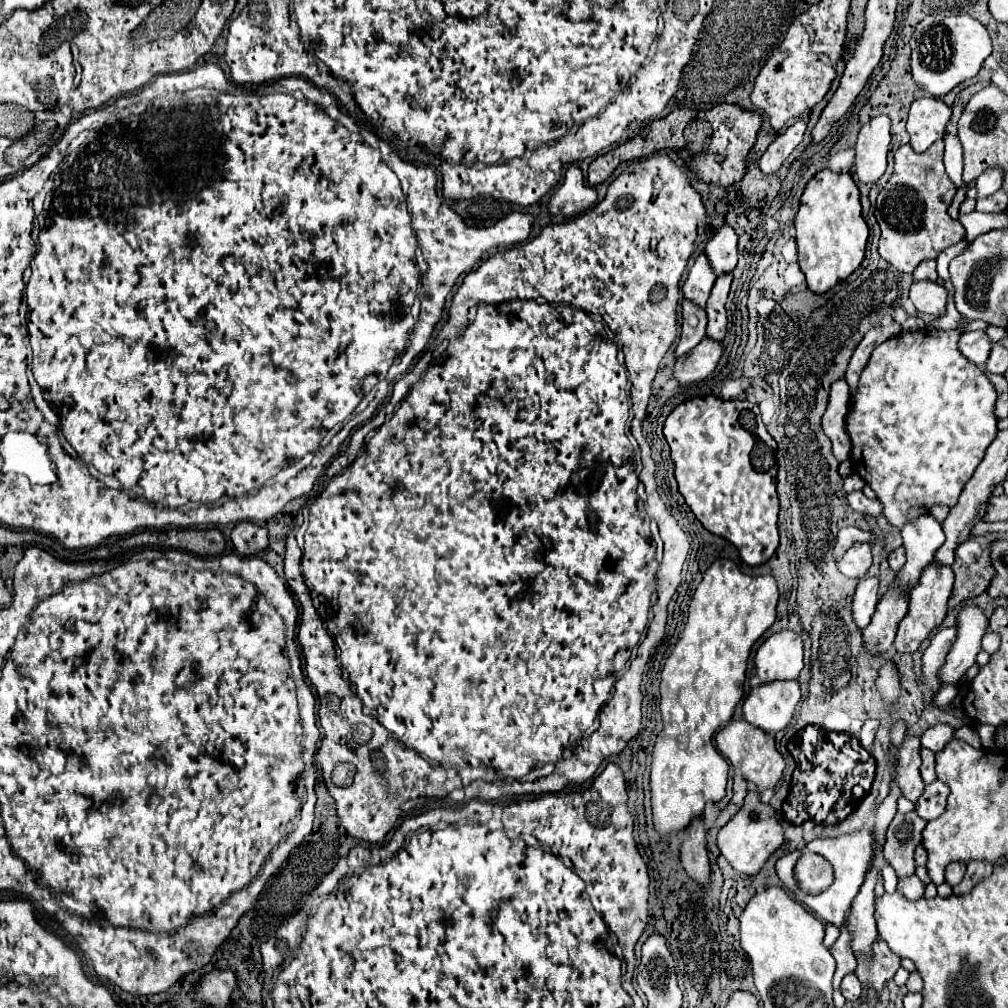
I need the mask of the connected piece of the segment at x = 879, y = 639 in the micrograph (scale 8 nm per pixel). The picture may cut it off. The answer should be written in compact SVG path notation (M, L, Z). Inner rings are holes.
M889 590L877 604L877 612L873 614L871 624L863 630L863 648L869 652L869 656L881 656L885 654L893 640L899 622L907 614L907 600L903 594ZM871 642L877 642L877 648L871 650Z

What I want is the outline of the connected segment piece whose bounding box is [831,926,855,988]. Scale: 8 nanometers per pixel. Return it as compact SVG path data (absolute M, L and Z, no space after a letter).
M843 926L837 942L831 948L831 954L833 954L835 962L837 962L837 970L835 970L835 976L833 976L833 988L839 988L843 976L847 976L849 972L855 970L855 956L853 956L853 952L849 948L849 940L851 938L849 938L845 926Z

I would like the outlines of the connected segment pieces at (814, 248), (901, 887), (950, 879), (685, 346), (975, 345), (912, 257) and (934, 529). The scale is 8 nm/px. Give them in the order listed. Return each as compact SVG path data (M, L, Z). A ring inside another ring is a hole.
M821 170L805 188L795 216L799 266L813 294L823 294L853 274L865 258L869 228L861 216L859 188L851 174Z
M913 874L913 876L899 878L897 890L899 890L907 900L919 900L919 898L923 898L923 894L925 894L925 884Z
M953 862L945 870L945 878L947 878L947 884L949 886L959 884L963 880L963 876L965 876L965 864L963 862Z
M687 300L681 304L681 316L683 316L683 320L681 320L679 340L675 346L675 356L683 356L691 348L695 348L699 344L699 340L705 338L705 326L707 326L705 310Z
M977 330L977 332L963 332L959 336L959 352L971 360L973 364L981 366L985 364L989 352L991 352L991 340L987 338L987 334L983 330Z
M937 140L927 152L917 154L909 144L895 152L895 170L887 186L877 196L875 218L881 226L879 254L899 272L913 272L921 260L937 258L945 248L965 238L965 228L947 212L957 192L943 166L943 140Z
M925 514L917 518L915 524L907 524L901 530L901 538L907 562L893 578L891 588L909 594L919 582L923 568L933 560L935 550L945 542L945 534L941 524L931 514Z

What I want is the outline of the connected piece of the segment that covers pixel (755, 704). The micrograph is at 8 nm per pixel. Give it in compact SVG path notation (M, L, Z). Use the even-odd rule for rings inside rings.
M797 680L767 682L749 692L743 702L743 716L749 724L769 734L777 734L791 722L799 698Z

